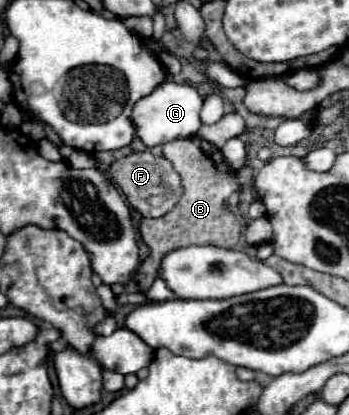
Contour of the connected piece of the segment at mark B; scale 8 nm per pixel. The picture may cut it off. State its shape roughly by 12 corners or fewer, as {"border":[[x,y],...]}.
{"border":[[188,136],[164,144],[184,192],[164,216],[140,220],[150,256],[134,282],[146,292],[168,250],[234,248],[240,190],[220,148]]}

